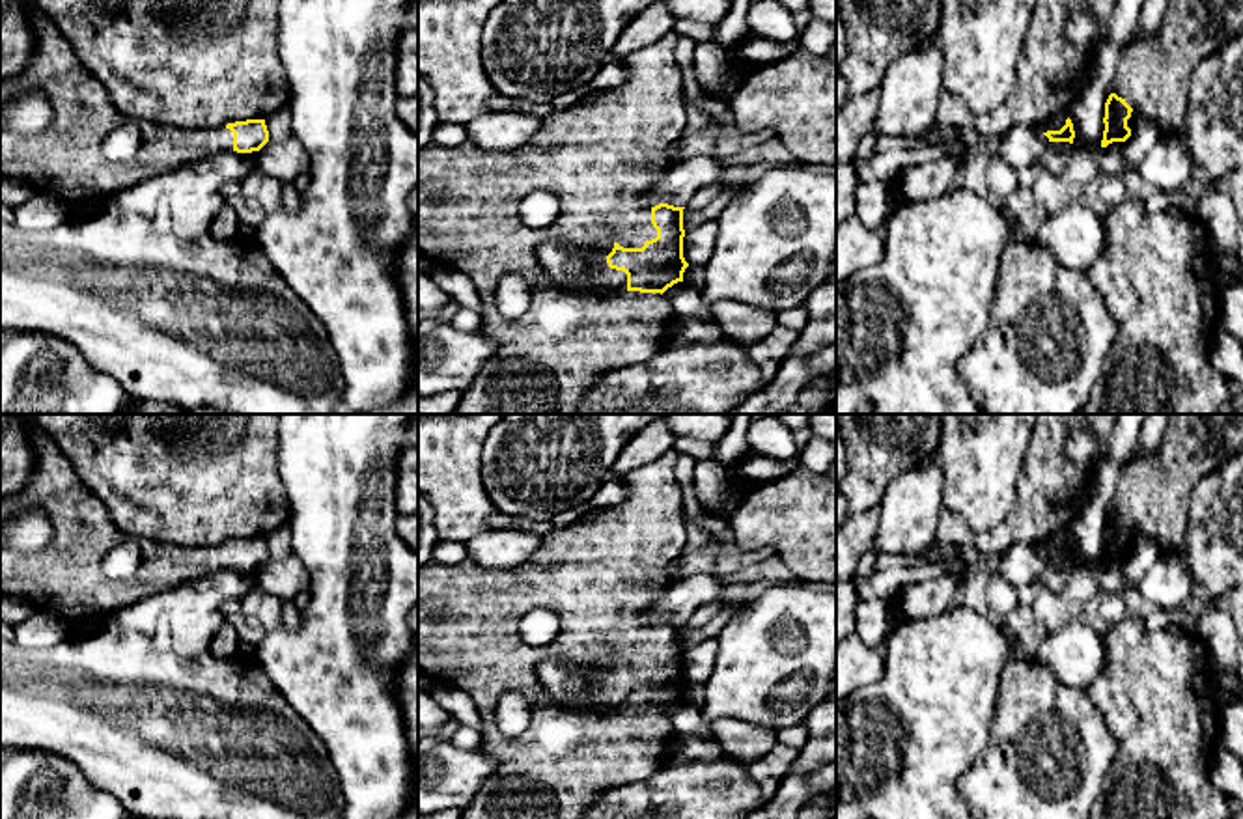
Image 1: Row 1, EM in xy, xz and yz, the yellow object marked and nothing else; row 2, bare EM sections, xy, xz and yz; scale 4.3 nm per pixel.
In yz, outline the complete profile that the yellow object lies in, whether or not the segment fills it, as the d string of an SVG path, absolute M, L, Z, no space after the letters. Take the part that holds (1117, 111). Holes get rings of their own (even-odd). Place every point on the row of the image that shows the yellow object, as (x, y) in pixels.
M1168 0L1166 13L1159 34L1146 39L1133 39L1122 52L1116 73L1110 84L1110 95L1105 103L1105 131L1101 147L1112 142L1125 142L1138 121L1153 121L1165 132L1183 132L1187 90L1185 82L1191 80L1194 67L1217 52L1224 43L1243 32L1243 0Z

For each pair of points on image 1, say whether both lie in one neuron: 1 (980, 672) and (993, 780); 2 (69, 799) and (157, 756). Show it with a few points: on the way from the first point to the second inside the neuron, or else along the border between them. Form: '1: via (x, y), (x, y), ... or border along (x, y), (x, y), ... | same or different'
1: border along (999, 698), (990, 741), (962, 777) | different
2: border along (62, 758), (68, 758), (94, 786), (118, 799) | different

